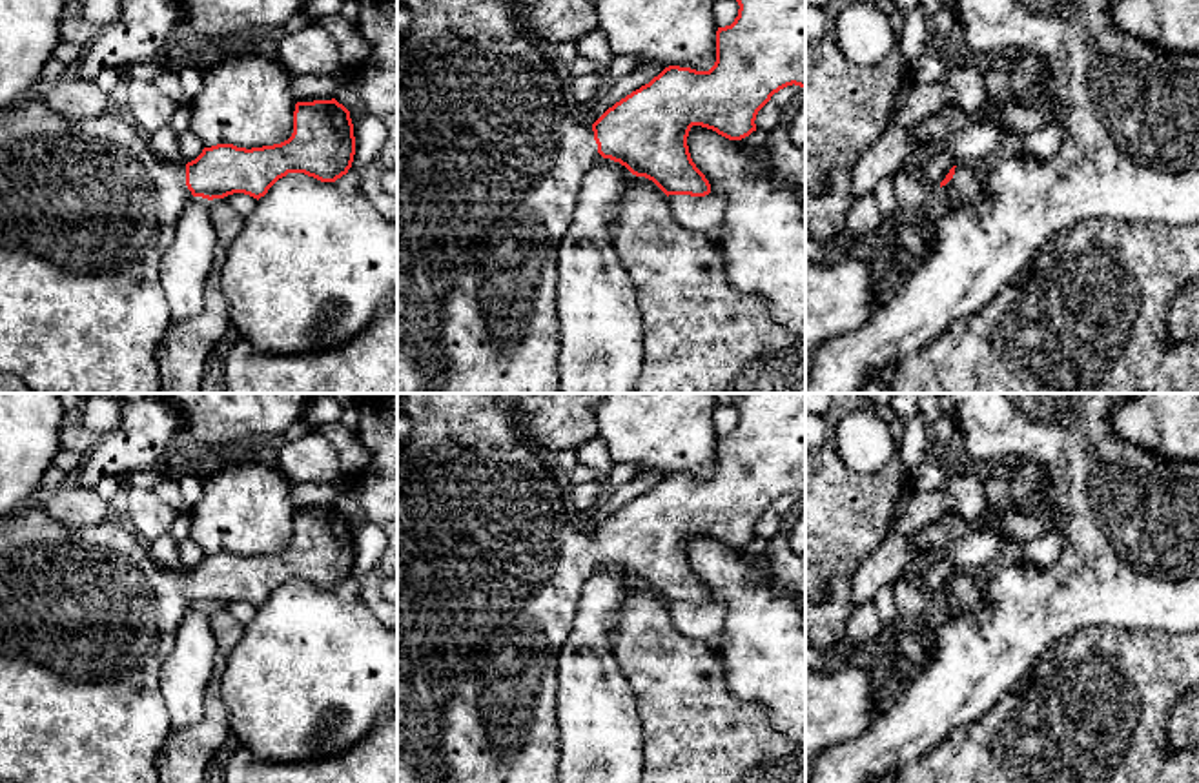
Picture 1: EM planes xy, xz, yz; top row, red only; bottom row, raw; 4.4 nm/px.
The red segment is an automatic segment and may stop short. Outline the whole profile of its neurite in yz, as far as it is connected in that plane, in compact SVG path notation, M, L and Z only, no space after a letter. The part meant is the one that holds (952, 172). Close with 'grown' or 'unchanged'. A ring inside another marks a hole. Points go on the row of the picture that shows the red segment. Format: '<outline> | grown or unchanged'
M957 164L940 182L935 209L929 215L904 220L884 231L869 244L880 259L880 288L884 291L906 271L917 269L935 249L940 220L962 206L988 198L988 171L980 166Z | grown

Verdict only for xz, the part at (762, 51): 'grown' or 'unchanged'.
grown

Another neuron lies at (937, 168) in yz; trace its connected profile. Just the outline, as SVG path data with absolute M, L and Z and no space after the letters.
M940 151L933 155L918 173L920 178L937 191L953 166L957 166L955 157L948 151Z

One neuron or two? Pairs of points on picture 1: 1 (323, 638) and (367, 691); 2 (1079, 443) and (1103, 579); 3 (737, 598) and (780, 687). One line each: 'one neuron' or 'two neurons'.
1: one neuron
2: one neuron
3: one neuron

